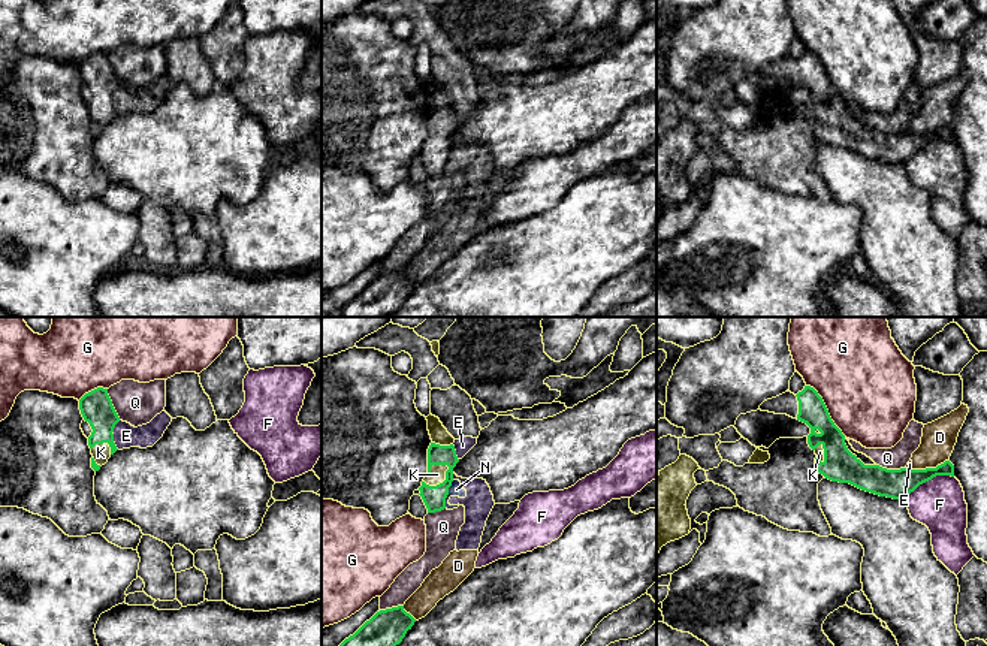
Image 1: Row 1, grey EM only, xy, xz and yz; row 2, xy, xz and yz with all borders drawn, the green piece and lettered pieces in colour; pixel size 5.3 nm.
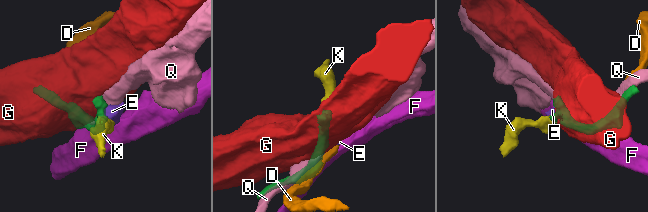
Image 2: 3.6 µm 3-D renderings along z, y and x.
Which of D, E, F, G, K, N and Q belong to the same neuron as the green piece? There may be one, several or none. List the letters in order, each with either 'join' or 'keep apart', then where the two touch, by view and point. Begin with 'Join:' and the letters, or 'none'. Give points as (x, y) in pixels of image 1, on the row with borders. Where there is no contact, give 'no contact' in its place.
Join: K
D: keep apart | yz (929, 468)
E: keep apart | xy (112, 435)
F: keep apart | yz (927, 480)
G: keep apart | yz (826, 408)
K: join | xz (440, 483)
N: keep apart | xz (447, 494)
Q: keep apart | xy (111, 404)

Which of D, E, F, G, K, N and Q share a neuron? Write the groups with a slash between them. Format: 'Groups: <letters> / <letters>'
Groups: D E N / F / G / K / Q

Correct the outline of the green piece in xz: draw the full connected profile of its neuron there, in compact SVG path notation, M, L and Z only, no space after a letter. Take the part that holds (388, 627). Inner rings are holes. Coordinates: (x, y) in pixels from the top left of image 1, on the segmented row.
M404 606L380 610L339 646L396 646L414 622Z

